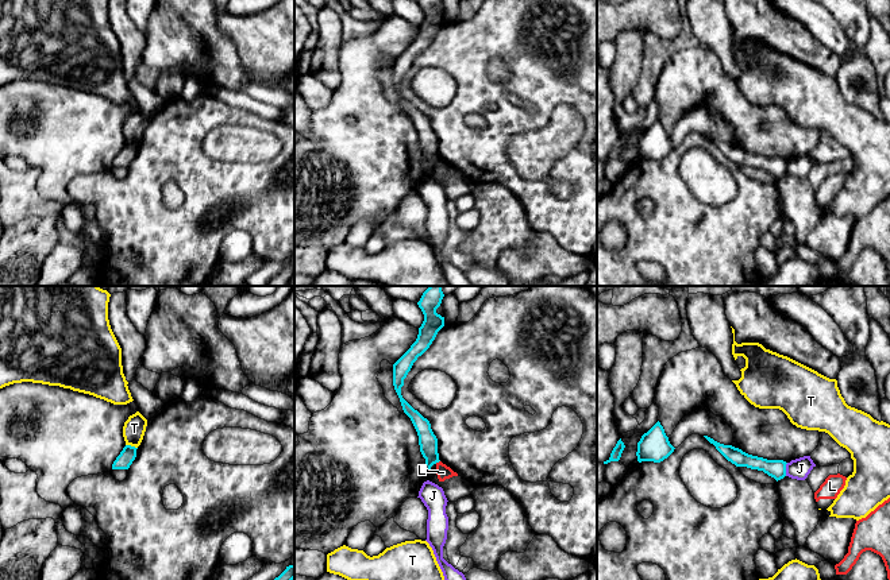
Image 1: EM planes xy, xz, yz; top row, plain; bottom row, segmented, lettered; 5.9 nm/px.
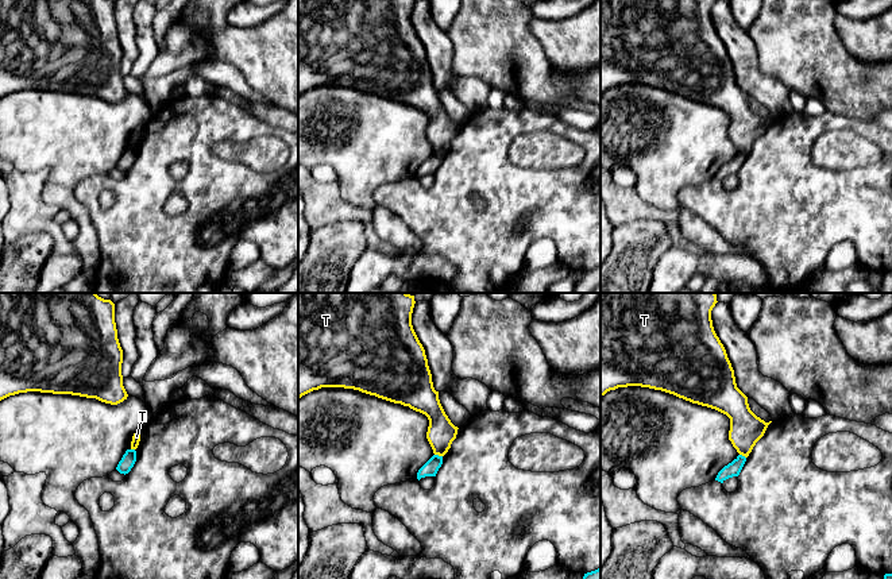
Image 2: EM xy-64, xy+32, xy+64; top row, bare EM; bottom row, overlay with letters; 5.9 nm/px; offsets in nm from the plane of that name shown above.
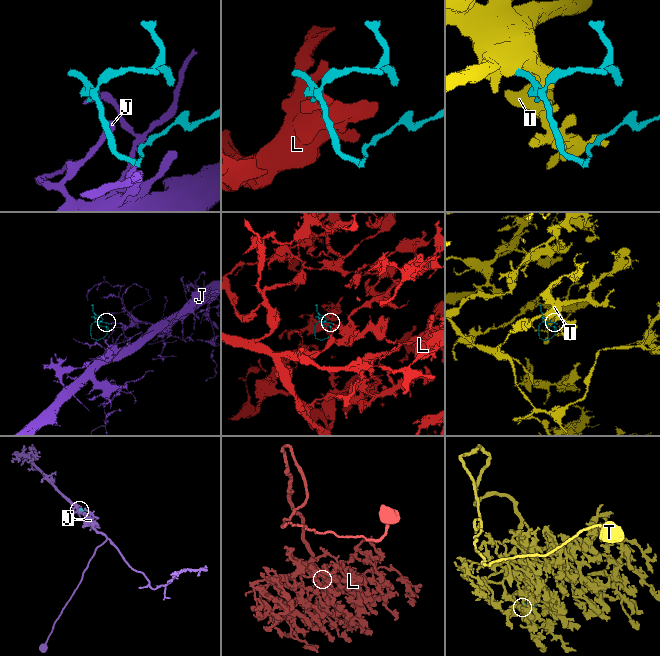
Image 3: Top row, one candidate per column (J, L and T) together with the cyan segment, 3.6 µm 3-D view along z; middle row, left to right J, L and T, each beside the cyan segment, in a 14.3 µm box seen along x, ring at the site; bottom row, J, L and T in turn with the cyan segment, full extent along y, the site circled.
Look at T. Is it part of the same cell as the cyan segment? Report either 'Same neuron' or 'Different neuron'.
Different neuron

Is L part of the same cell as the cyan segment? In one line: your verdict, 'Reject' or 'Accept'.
Reject

